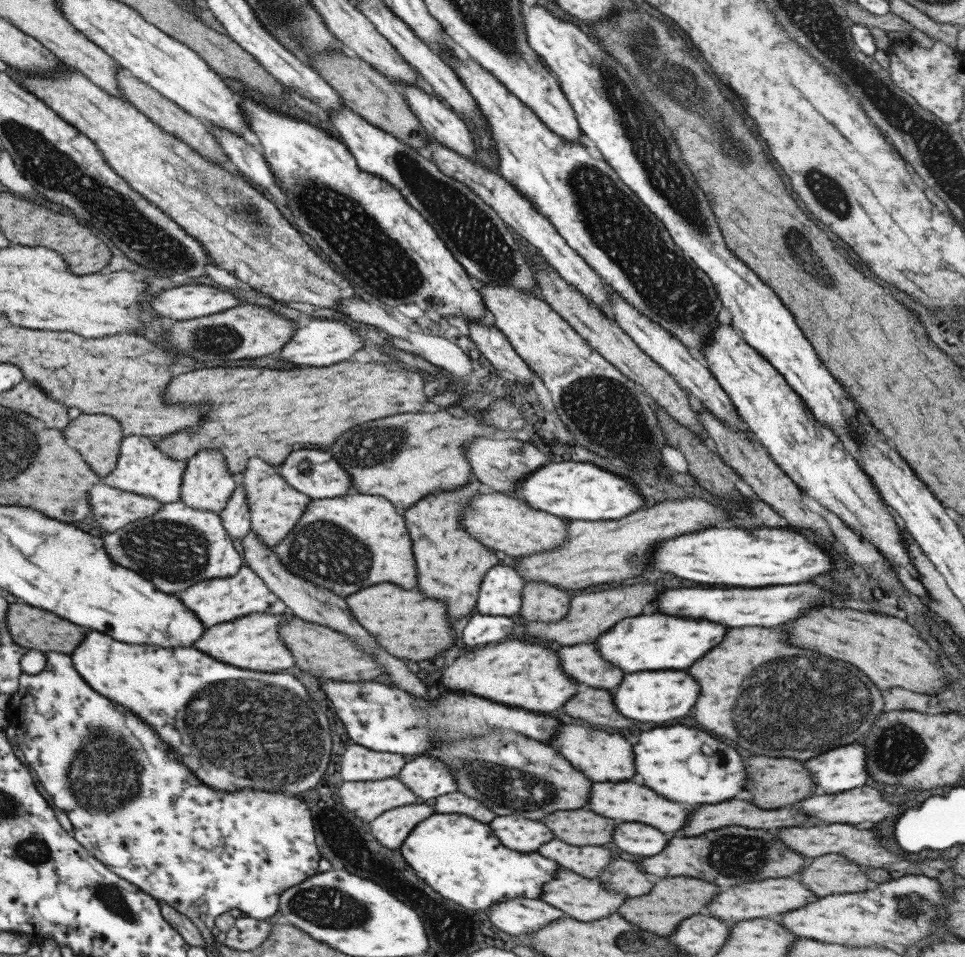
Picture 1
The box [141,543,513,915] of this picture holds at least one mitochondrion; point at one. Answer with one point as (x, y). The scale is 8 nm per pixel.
(289, 744)

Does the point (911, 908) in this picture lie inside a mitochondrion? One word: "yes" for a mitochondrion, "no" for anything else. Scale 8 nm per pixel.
yes

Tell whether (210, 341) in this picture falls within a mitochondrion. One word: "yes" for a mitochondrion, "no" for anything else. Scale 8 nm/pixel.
yes

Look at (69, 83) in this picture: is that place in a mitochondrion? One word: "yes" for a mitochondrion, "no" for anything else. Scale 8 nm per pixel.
no

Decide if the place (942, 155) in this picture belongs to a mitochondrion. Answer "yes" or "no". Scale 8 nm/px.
yes

